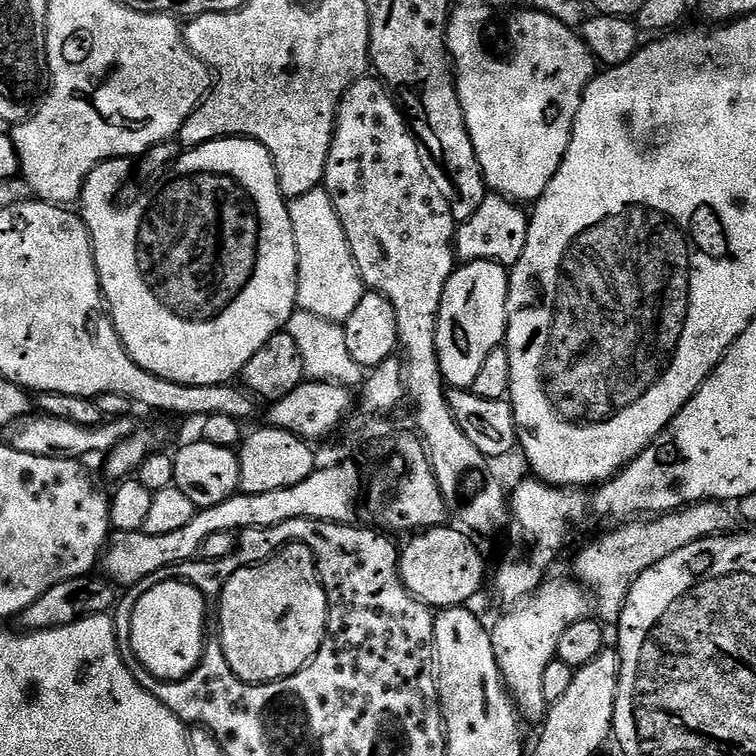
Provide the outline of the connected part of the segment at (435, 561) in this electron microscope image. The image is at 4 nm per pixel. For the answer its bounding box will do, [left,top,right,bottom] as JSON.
[398,527,484,610]

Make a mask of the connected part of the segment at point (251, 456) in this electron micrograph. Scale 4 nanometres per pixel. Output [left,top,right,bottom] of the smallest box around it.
[238,426,318,494]

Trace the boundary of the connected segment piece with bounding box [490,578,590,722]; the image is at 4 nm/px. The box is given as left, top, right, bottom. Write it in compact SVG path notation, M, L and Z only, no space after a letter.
M548 578L523 603L513 608L516 608L513 612L506 613L496 625L491 625L494 658L504 687L508 689L521 717L525 721L540 722L546 715L546 701L542 694L542 677L546 674L546 666L556 659L562 634L566 634L574 622L589 615L590 600L585 589L575 579Z

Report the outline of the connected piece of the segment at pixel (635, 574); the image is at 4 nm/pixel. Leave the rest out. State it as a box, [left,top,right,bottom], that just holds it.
[572,500,738,626]

